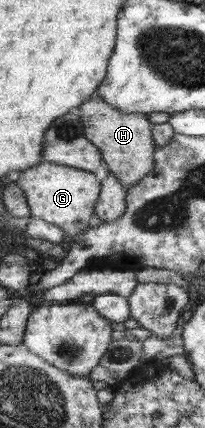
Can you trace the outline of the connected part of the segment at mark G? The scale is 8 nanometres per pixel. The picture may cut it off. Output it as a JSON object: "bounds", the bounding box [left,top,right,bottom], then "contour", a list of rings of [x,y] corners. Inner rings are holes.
{"bounds":[16,160,102,237],"contour":[[[42,160],[39,165],[21,171],[16,183],[26,194],[31,216],[60,226],[71,237],[90,229],[89,222],[96,214],[96,204],[102,191],[102,181],[94,172]]]}

